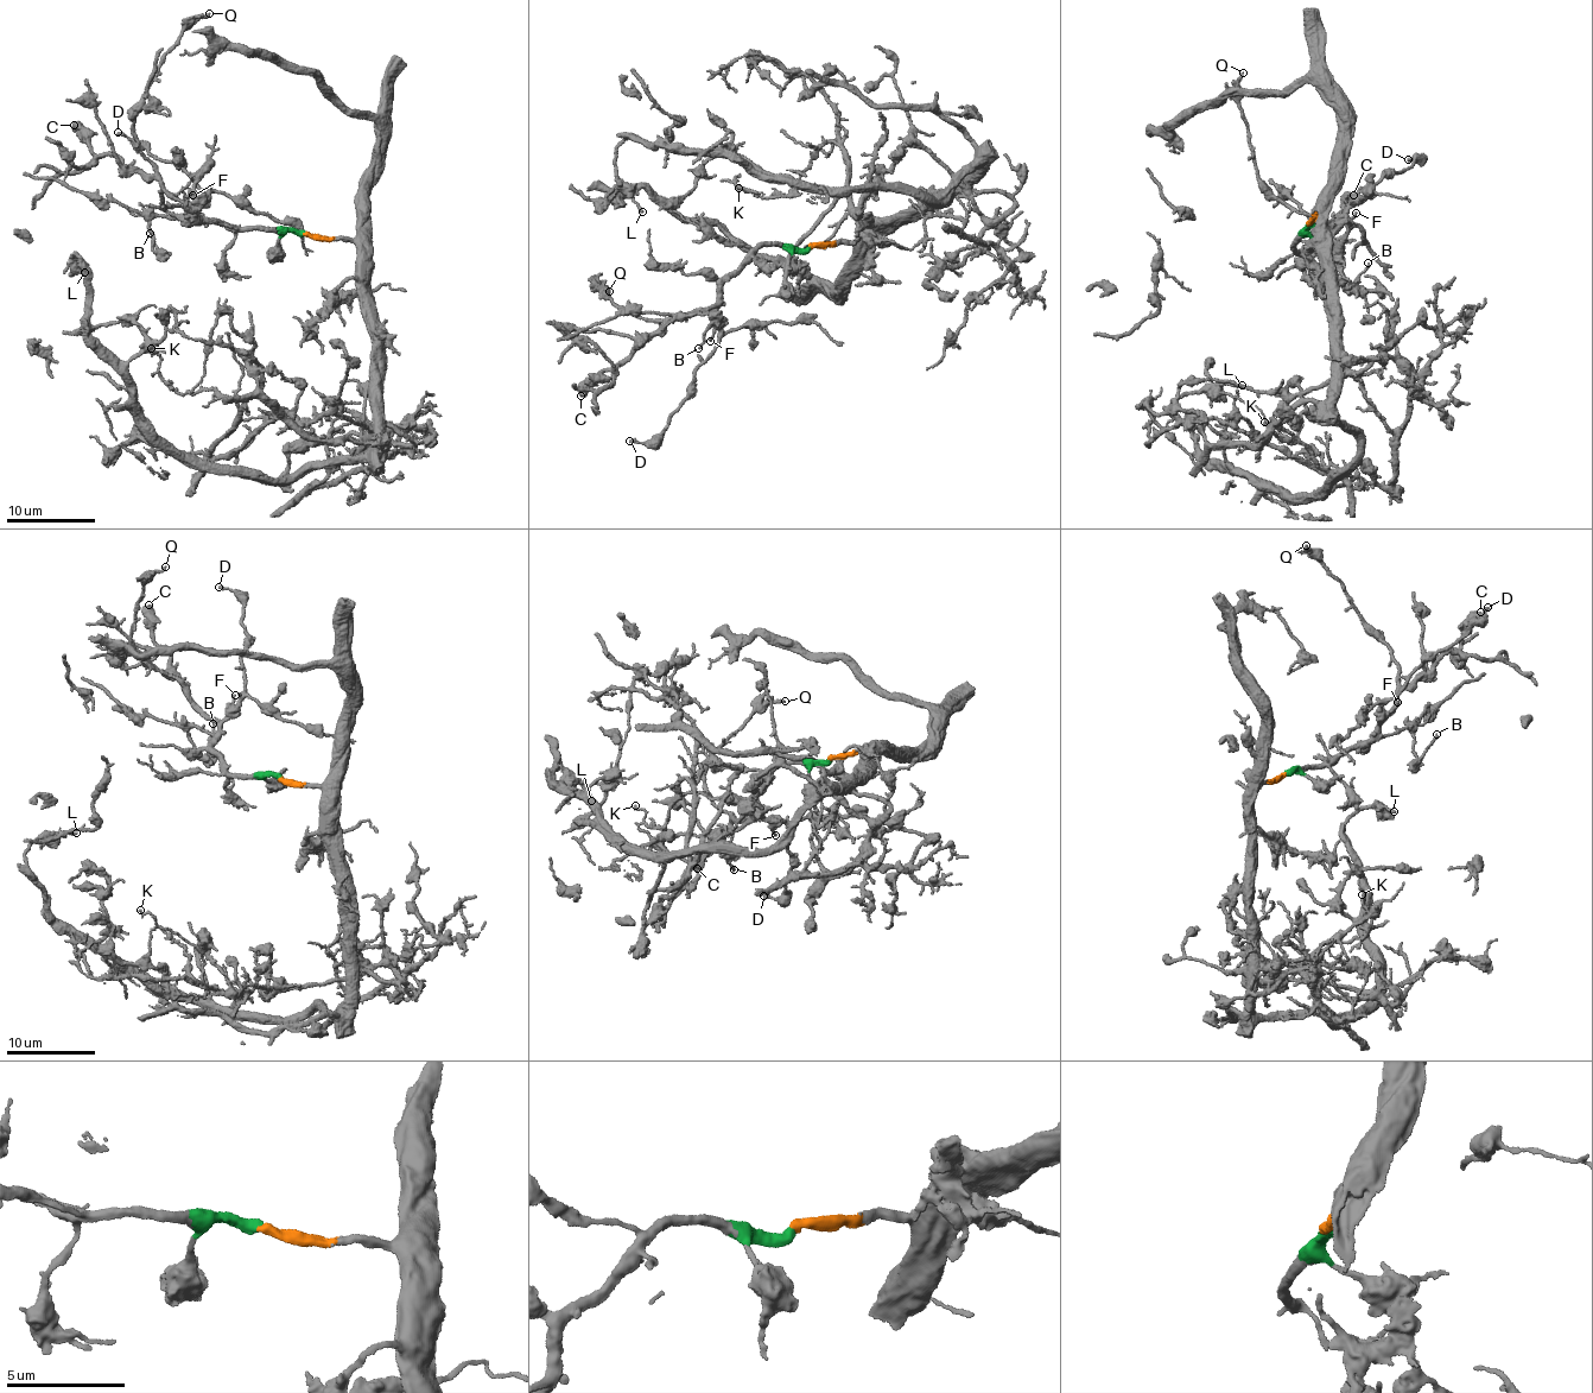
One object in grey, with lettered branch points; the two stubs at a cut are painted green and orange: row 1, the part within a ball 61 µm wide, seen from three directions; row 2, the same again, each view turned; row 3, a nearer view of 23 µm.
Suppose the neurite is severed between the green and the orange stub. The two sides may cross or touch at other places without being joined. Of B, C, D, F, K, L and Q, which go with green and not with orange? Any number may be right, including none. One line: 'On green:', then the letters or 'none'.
On green: B, C, D, F, Q

